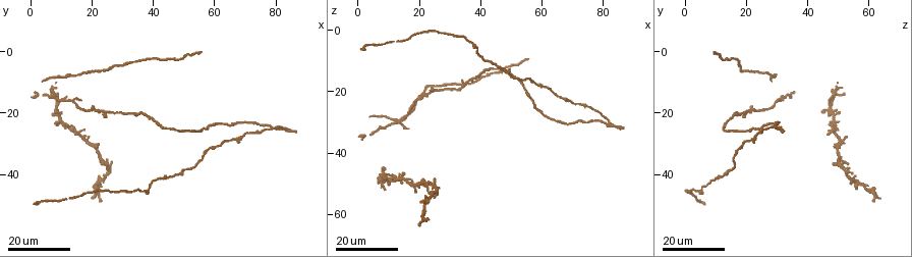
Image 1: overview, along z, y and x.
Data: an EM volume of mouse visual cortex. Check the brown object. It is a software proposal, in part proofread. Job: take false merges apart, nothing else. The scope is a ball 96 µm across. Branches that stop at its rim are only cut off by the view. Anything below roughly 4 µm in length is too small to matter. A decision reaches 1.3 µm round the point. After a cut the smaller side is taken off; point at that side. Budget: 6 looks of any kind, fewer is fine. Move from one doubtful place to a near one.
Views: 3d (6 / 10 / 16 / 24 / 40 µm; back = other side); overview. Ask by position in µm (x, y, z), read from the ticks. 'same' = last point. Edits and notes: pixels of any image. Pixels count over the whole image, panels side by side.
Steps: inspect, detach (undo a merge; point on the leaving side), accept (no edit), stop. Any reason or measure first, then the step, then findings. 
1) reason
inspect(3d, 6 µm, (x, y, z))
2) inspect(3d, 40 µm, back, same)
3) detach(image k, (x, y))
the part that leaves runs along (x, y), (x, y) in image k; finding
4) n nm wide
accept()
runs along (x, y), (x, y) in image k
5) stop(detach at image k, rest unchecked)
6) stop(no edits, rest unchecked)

sudden change in width
inspect(3d, 24 µm, (39.5, 45.0, 5.0))

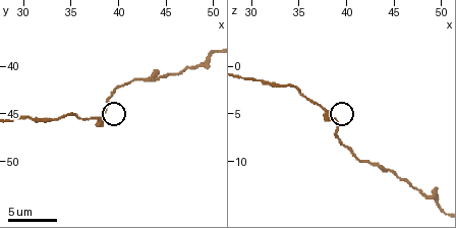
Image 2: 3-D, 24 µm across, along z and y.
closer look
inspect(3d, 10 µm, (38.6, 44.2, 5.6))

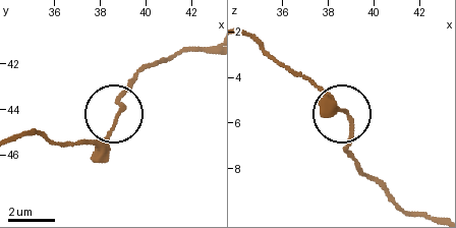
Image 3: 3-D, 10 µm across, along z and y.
accept()
continuous, no second neuron

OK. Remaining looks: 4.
sudden change in width
inspect(3d, 6 µm, (42.8, 41.4, 10.2))

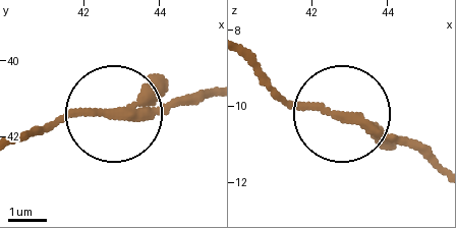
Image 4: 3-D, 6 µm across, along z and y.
accept()
runs along (204, 91), (33, 126) in image 4; all the same neuron

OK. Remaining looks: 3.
inspect(3d, 24 µm, (6.5, 14.5, 31.5))

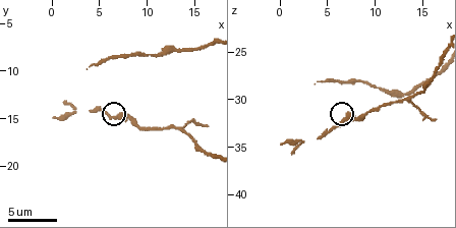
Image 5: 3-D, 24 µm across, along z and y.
inspect(3d, 6 µm, (7.2, 15.0, 31.6))

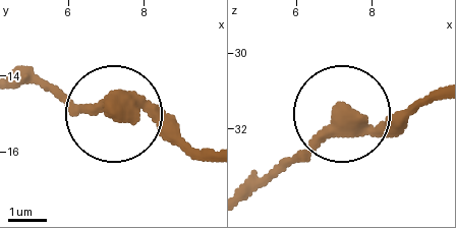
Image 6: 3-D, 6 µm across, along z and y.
accept()
all the same neuron

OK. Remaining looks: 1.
stop(no edits, rest unchecked)

